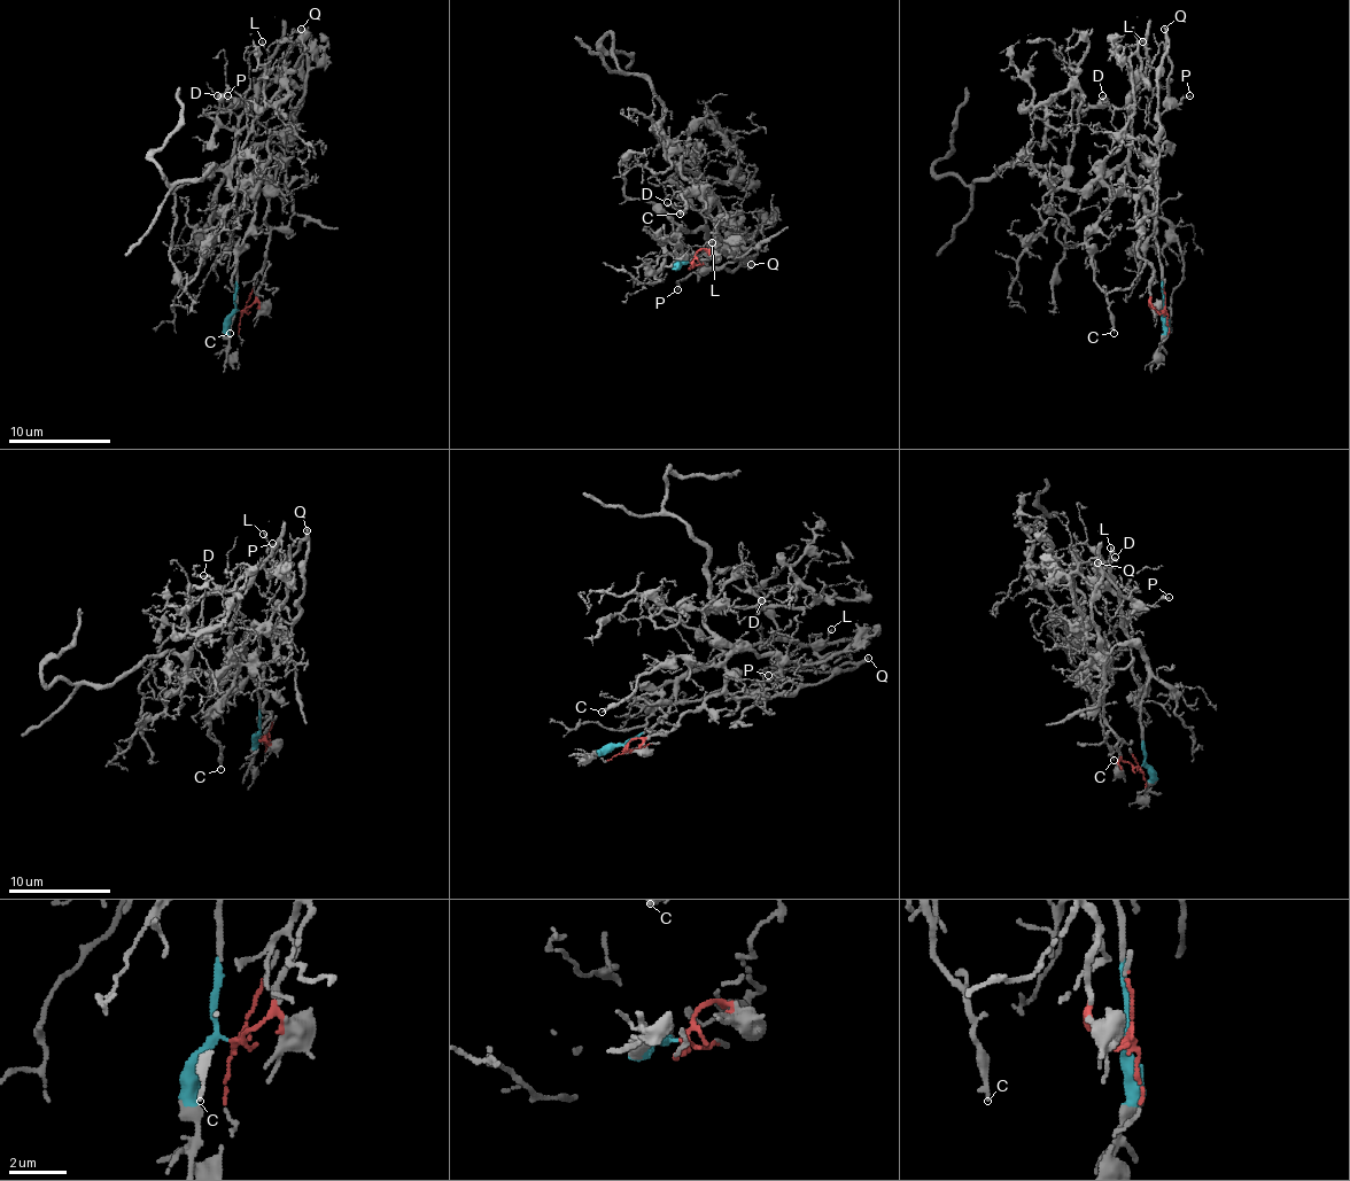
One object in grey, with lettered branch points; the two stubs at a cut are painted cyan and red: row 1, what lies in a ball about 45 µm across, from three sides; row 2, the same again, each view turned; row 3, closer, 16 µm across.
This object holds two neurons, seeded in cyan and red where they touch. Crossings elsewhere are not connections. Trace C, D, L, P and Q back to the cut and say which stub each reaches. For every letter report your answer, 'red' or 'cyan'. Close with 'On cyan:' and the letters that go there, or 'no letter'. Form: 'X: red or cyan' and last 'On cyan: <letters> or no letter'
C: red
D: cyan
L: cyan
P: cyan
Q: cyan
On cyan: D, L, P, Q

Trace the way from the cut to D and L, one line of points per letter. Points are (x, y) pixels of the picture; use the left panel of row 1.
D: (238, 310), (235, 246), (215, 208), (215, 192), (230, 166), (238, 121), (254, 107), (217, 94)
L: (238, 310), (235, 246), (215, 208), (215, 192), (230, 166), (238, 115), (263, 77), (269, 61), (261, 40)

